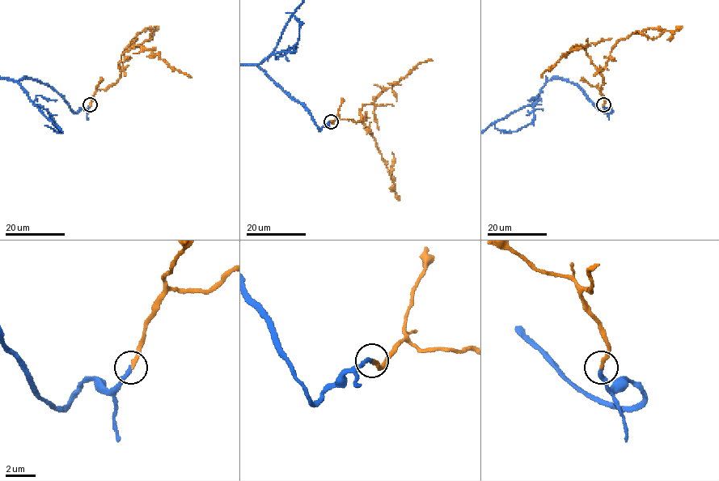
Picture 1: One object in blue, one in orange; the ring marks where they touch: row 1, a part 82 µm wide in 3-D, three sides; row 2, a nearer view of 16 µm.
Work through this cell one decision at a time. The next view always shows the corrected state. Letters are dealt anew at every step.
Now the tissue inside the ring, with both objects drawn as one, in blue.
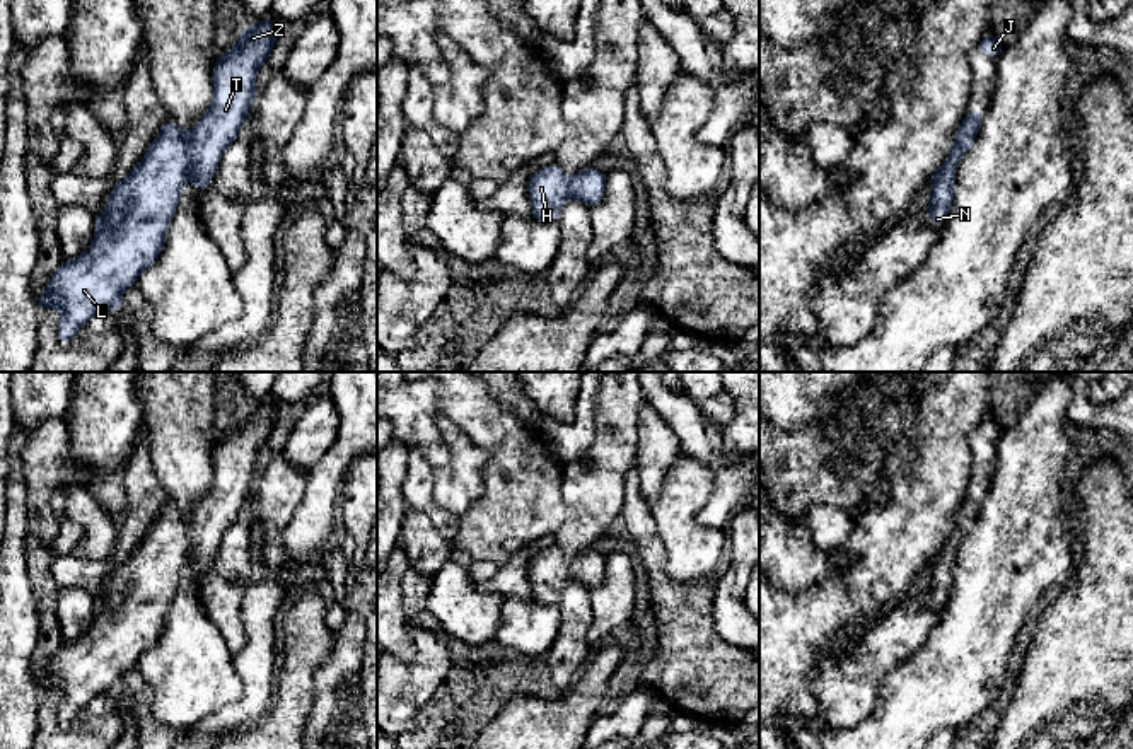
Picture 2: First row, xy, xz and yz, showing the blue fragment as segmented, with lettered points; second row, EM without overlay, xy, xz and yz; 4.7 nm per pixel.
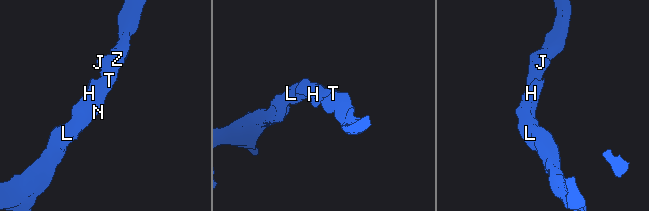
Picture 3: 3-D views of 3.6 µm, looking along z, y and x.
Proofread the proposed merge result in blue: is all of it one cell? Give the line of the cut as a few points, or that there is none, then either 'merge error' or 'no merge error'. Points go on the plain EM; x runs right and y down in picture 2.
no cut; no merge error

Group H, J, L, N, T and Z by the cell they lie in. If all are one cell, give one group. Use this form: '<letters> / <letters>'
H J L N T Z

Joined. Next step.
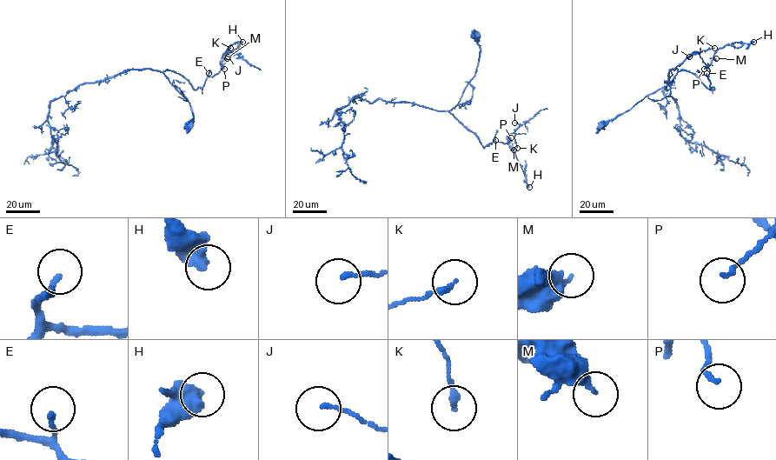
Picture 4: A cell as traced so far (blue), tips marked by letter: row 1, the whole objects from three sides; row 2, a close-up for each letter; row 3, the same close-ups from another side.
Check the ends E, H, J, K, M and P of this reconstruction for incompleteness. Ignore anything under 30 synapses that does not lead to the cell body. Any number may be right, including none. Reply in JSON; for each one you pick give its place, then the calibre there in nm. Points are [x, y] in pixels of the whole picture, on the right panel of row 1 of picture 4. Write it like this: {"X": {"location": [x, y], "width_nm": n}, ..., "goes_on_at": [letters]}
{"goes_on_at": []}

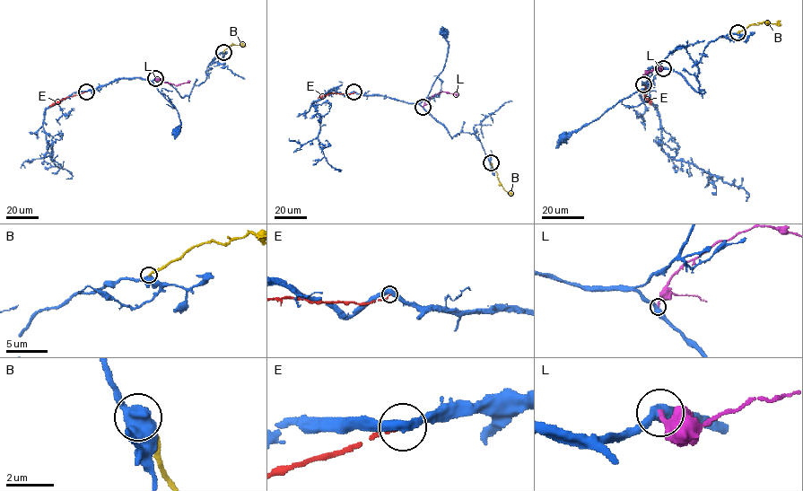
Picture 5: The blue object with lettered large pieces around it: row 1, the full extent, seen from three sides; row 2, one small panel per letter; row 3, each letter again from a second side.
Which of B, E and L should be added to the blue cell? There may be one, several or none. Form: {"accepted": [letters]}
{"accepted": ["B"]}

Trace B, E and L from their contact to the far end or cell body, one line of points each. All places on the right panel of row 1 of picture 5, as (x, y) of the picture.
B: (737, 32), (751, 24), (763, 21), (781, 25)
E: (643, 84), (646, 87), (644, 97), (651, 104)
L: (663, 68), (652, 69), (642, 77), (647, 71)

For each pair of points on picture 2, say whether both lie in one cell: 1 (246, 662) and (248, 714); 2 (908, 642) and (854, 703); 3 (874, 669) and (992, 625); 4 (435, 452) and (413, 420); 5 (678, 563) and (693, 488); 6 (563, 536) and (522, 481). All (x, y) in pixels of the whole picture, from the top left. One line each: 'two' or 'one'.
1: one
2: one
3: two
4: one
5: one
6: two

